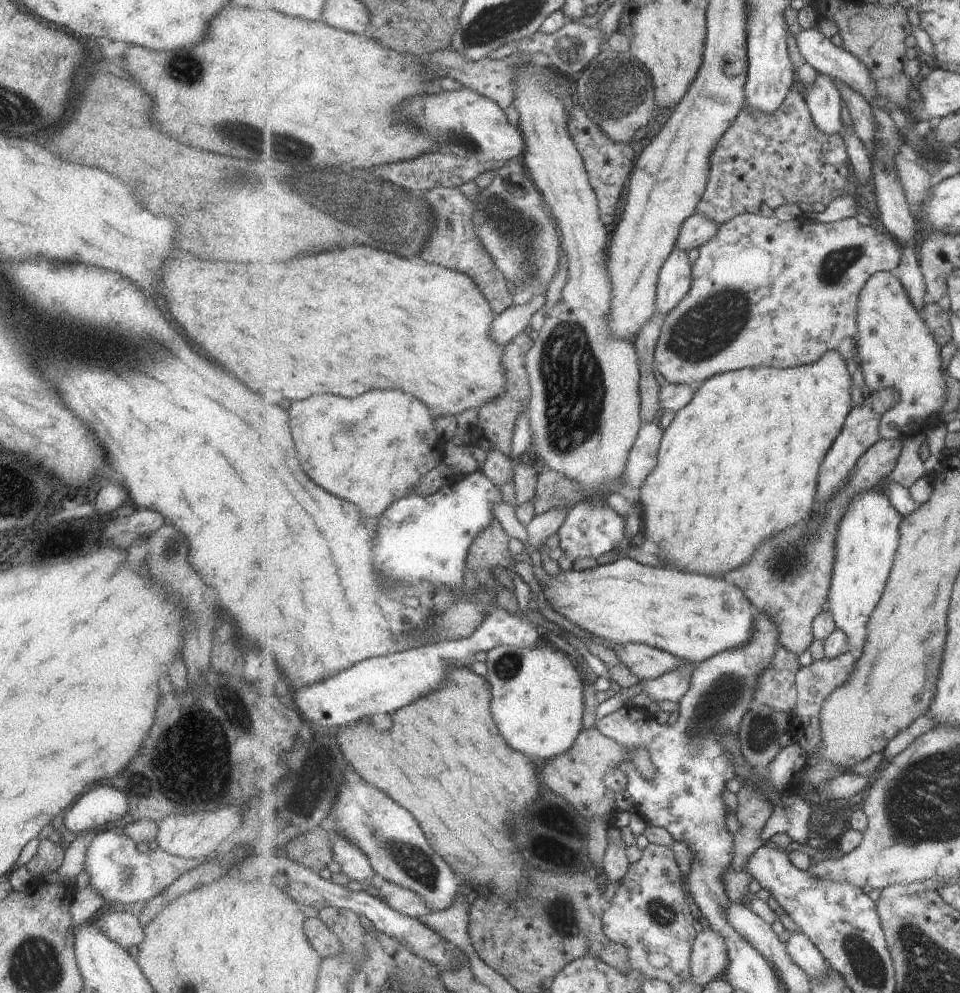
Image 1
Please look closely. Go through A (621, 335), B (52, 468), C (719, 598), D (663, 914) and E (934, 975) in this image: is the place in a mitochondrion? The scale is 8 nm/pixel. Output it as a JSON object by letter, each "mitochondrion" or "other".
{"A":"other","B":"mitochondrion","C":"other","D":"mitochondrion","E":"mitochondrion"}

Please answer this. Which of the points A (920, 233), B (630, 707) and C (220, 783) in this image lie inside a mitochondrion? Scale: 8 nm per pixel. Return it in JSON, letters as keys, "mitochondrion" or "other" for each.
{"A":"other","B":"other","C":"mitochondrion"}

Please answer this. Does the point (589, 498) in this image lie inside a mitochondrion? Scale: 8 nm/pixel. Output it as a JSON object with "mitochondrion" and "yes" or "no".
{"mitochondrion":"no"}

